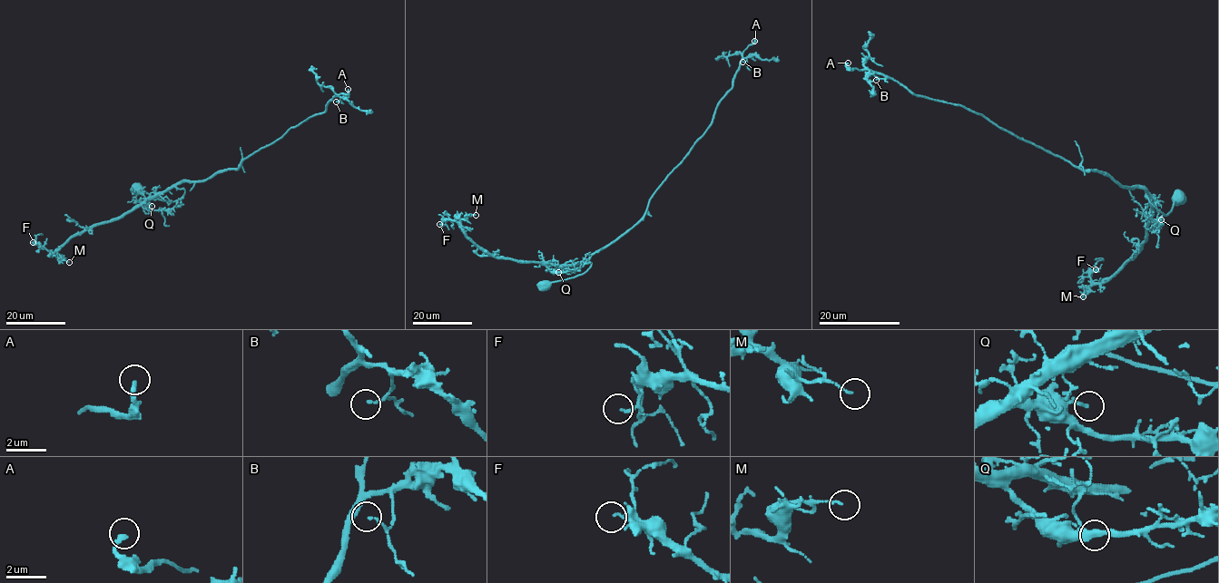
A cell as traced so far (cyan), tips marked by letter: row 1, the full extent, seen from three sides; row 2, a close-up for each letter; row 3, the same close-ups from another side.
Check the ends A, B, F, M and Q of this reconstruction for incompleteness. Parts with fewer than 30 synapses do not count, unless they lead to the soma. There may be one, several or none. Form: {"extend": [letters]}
{"extend": []}

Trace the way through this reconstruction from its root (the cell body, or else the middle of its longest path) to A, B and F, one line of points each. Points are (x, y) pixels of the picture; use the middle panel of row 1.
A: (543, 285), (583, 274), (591, 263), (583, 261), (641, 219), (653, 192), (710, 125), (742, 52), (754, 41)
B: (543, 285), (583, 274), (591, 263), (583, 261), (641, 219), (653, 192), (710, 125), (746, 58), (742, 62)
F: (543, 285), (582, 275), (591, 263), (552, 265), (493, 257), (480, 249), (457, 222), (445, 219), (439, 224)

